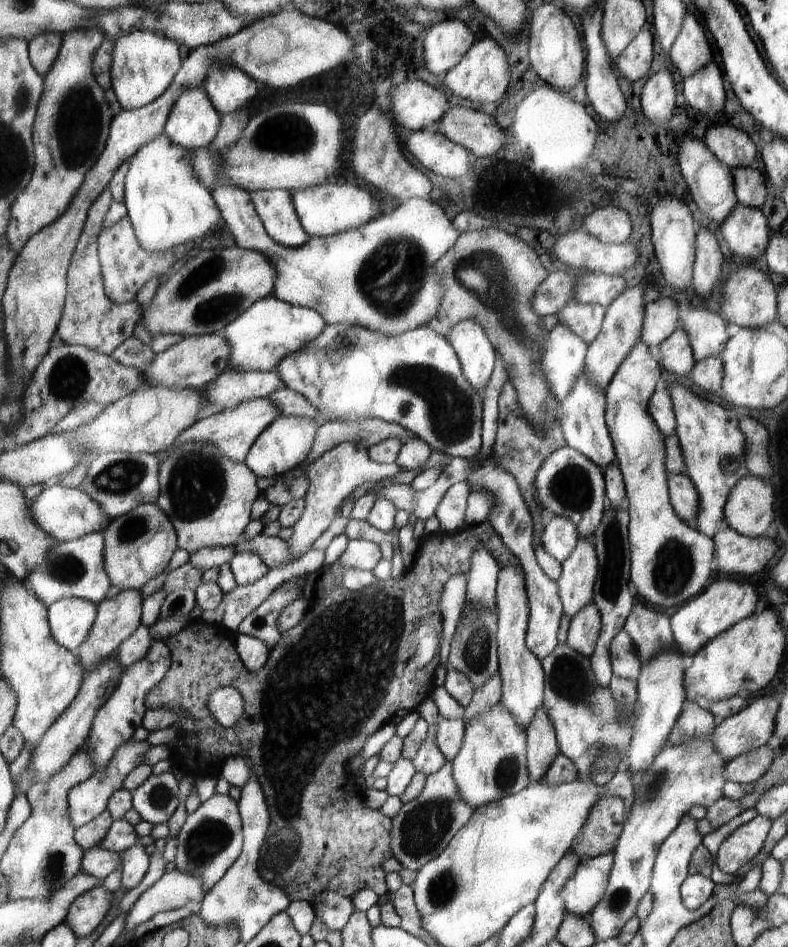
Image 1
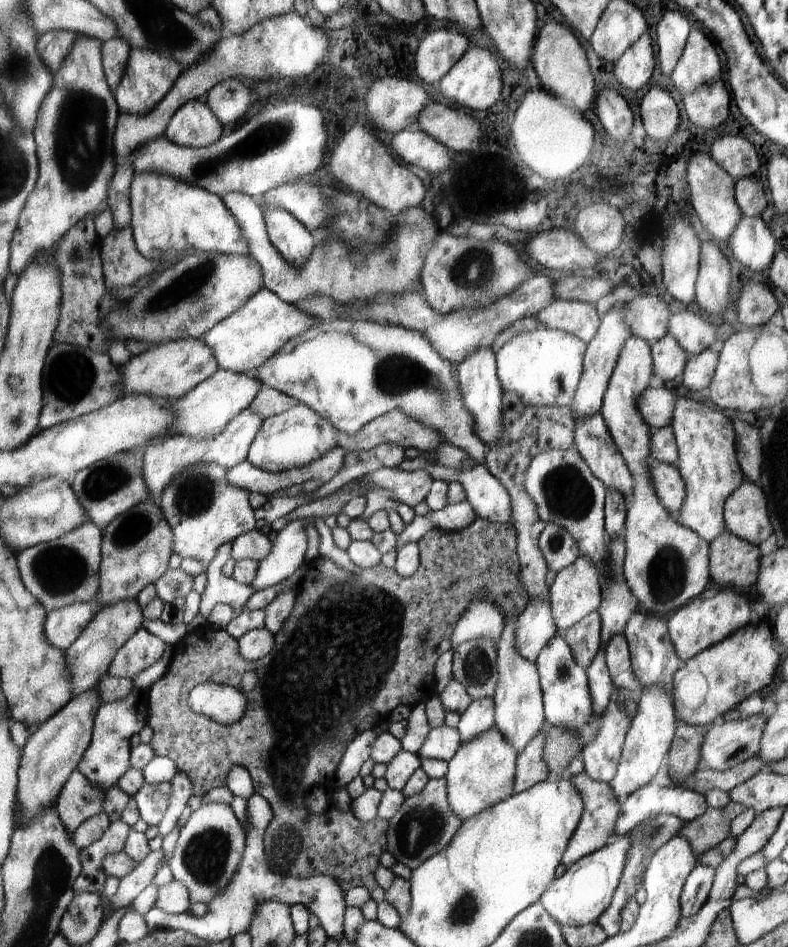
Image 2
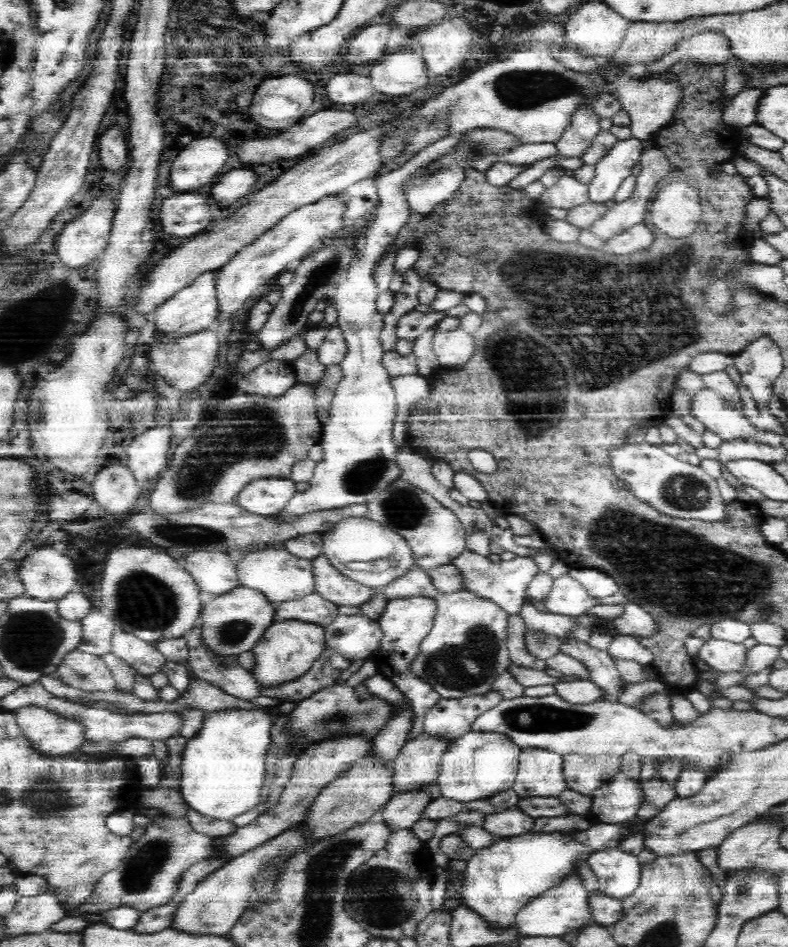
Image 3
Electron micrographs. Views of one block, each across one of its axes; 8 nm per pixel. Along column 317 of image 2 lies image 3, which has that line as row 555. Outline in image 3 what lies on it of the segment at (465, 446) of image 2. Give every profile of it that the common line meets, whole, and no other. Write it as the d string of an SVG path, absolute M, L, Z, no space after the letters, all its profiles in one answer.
M350 517L332 526L321 535L322 555L346 577L356 582L382 589L395 578L406 574L415 566L415 558L409 542L388 526L366 517Z

